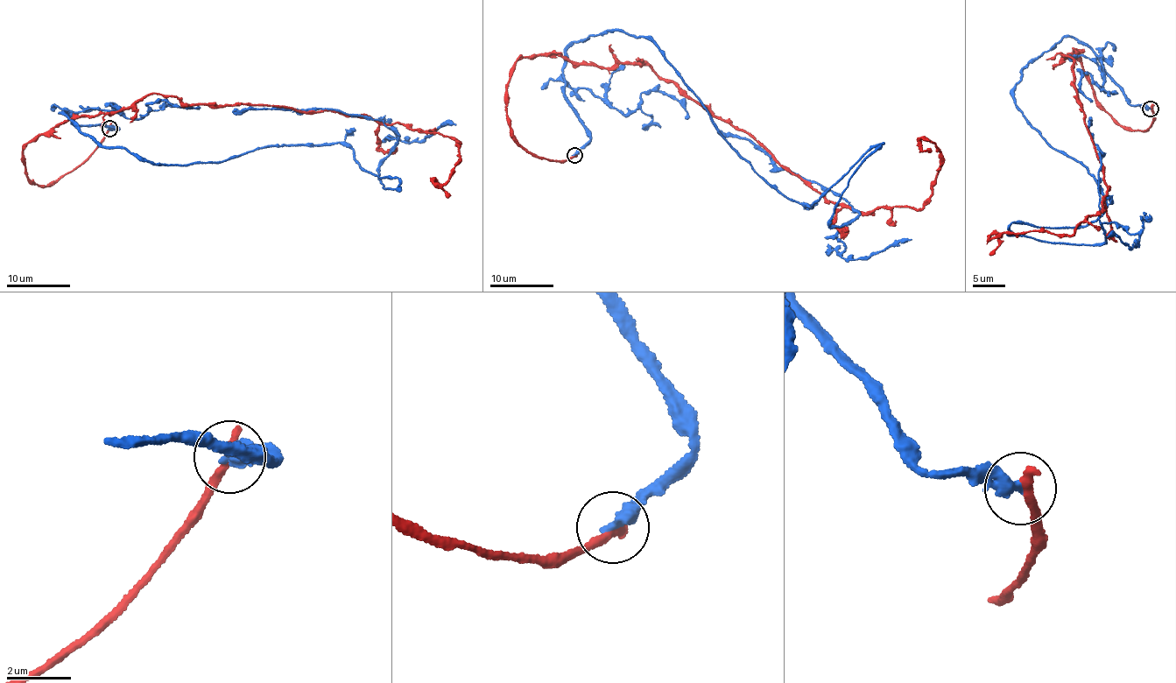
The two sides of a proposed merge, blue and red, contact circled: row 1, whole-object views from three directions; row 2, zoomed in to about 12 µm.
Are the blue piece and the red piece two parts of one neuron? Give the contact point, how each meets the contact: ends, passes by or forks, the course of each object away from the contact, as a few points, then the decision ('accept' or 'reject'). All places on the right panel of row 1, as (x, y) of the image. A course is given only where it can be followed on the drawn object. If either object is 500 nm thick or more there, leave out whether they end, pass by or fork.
(1151, 109) | blue ends | red ends | blue via (1150, 109), (1073, 38), (1024, 68), (1015, 102), (1106, 204), (1085, 226), (1010, 231), (1104, 241), (1090, 121) | red via (1150, 107), (1152, 127), (1120, 126), (1078, 50), (1063, 56), (1109, 188), (1074, 232), (1002, 231), (989, 255) | reject

